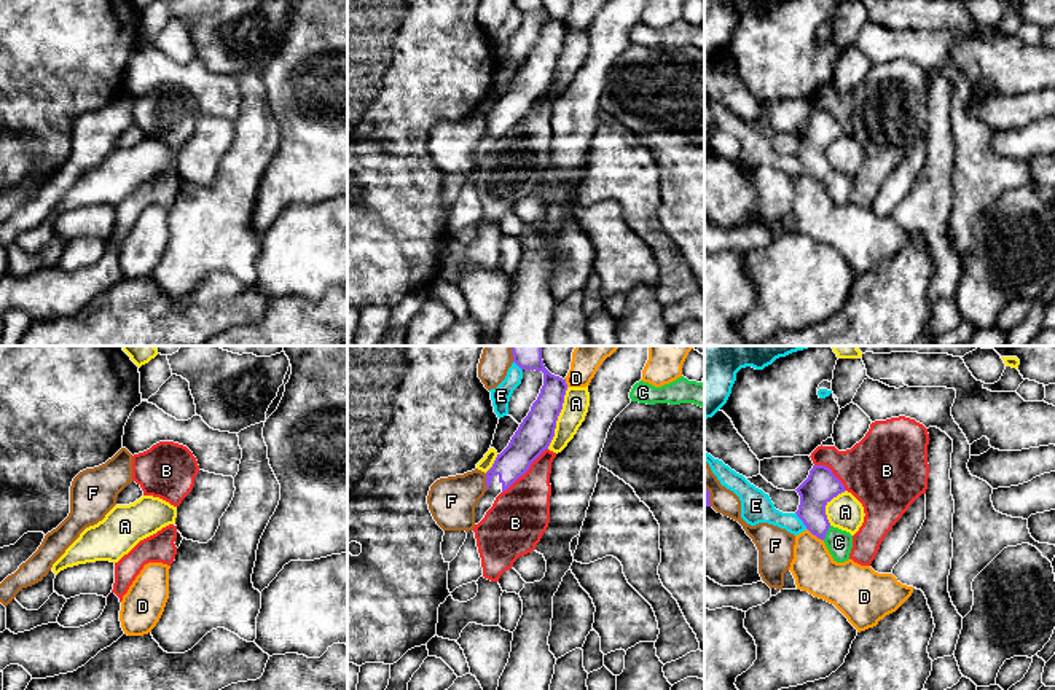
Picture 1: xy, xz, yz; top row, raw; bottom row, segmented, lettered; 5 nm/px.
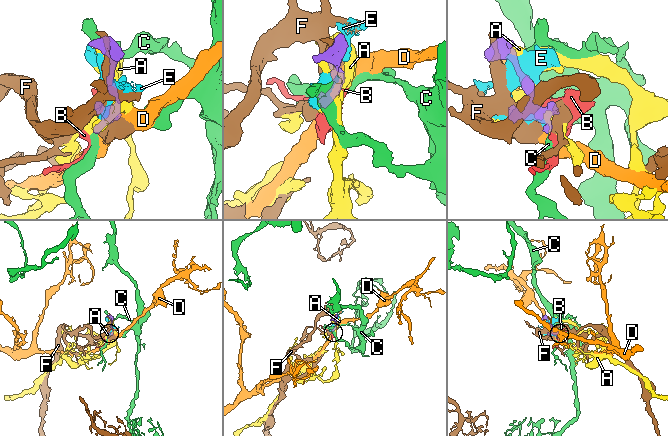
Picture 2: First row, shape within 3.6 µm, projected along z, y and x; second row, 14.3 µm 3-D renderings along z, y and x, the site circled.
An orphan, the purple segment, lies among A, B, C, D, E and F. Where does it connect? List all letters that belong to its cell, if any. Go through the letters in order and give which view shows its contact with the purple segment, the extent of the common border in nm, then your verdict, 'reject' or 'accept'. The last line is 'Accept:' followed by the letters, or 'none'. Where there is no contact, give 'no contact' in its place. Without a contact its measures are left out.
A: xz | 320 nm | reject
B: xz | 320 nm | reject
C: yz | 80 nm | reject
D: yz | 110 nm | reject
E: yz | 110 nm | reject
F: xz | 80 nm | reject
Accept: none

